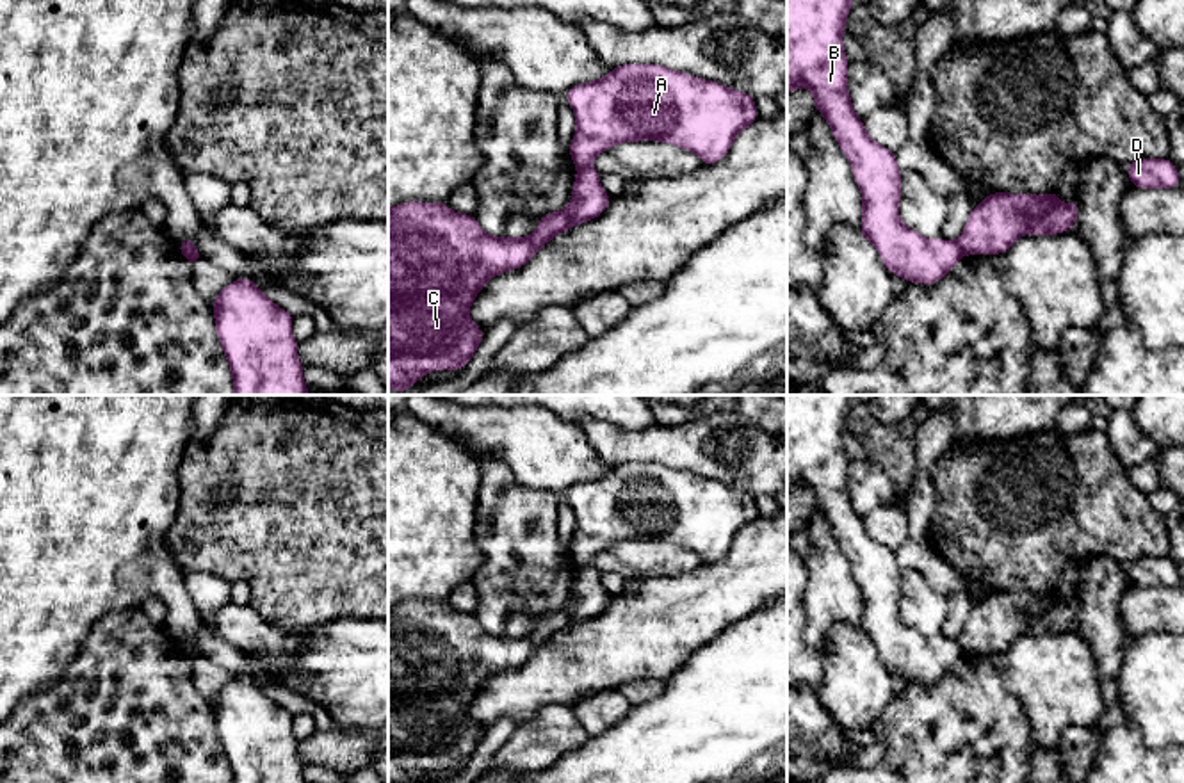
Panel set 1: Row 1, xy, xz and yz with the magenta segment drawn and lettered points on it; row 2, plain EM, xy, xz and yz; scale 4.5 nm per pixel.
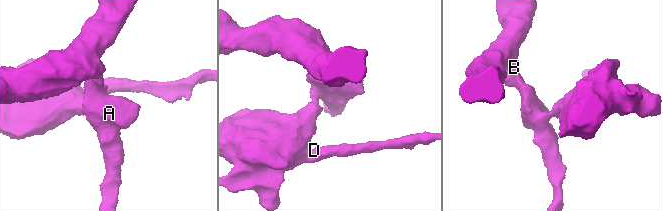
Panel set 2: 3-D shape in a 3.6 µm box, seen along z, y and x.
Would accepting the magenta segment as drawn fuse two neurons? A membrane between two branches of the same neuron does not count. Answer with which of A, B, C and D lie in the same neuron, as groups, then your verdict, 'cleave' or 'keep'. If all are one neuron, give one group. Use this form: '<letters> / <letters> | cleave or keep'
A B / C D | cleave

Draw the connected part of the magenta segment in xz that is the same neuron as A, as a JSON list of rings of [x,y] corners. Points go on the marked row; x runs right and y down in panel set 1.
[[[621,64],[604,78],[575,84],[563,93],[575,114],[577,130],[568,146],[575,167],[591,167],[598,153],[621,142],[669,142],[696,153],[703,165],[719,162],[734,139],[758,119],[755,96],[723,84],[673,71],[659,64]]]

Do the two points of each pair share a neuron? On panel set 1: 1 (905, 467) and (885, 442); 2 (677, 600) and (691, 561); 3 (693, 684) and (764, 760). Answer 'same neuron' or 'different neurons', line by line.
1: same neuron
2: different neurons
3: different neurons

